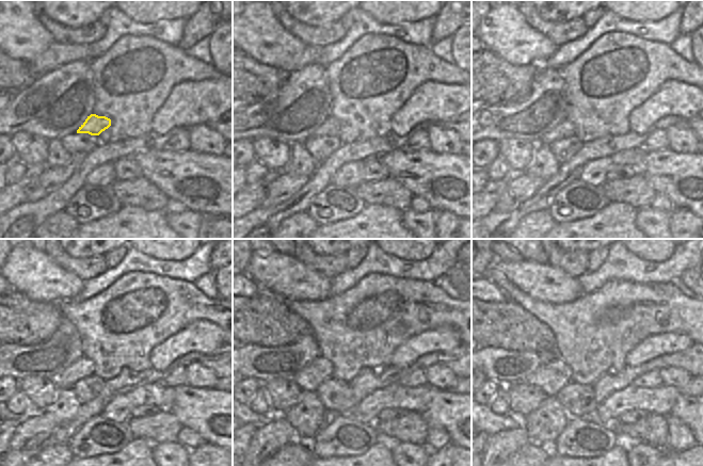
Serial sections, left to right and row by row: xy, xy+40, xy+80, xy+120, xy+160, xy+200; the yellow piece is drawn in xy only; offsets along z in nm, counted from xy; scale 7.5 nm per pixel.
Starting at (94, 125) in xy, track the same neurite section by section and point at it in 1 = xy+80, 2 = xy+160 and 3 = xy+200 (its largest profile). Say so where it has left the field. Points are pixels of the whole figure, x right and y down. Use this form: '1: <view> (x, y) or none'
1: xy+80 (565, 129)
2: xy+160 (321, 369)
3: xy+200 (554, 375)

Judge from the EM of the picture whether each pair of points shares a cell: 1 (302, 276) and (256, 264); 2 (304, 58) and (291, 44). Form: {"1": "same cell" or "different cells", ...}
{"1": "same cell", "2": "different cells"}

